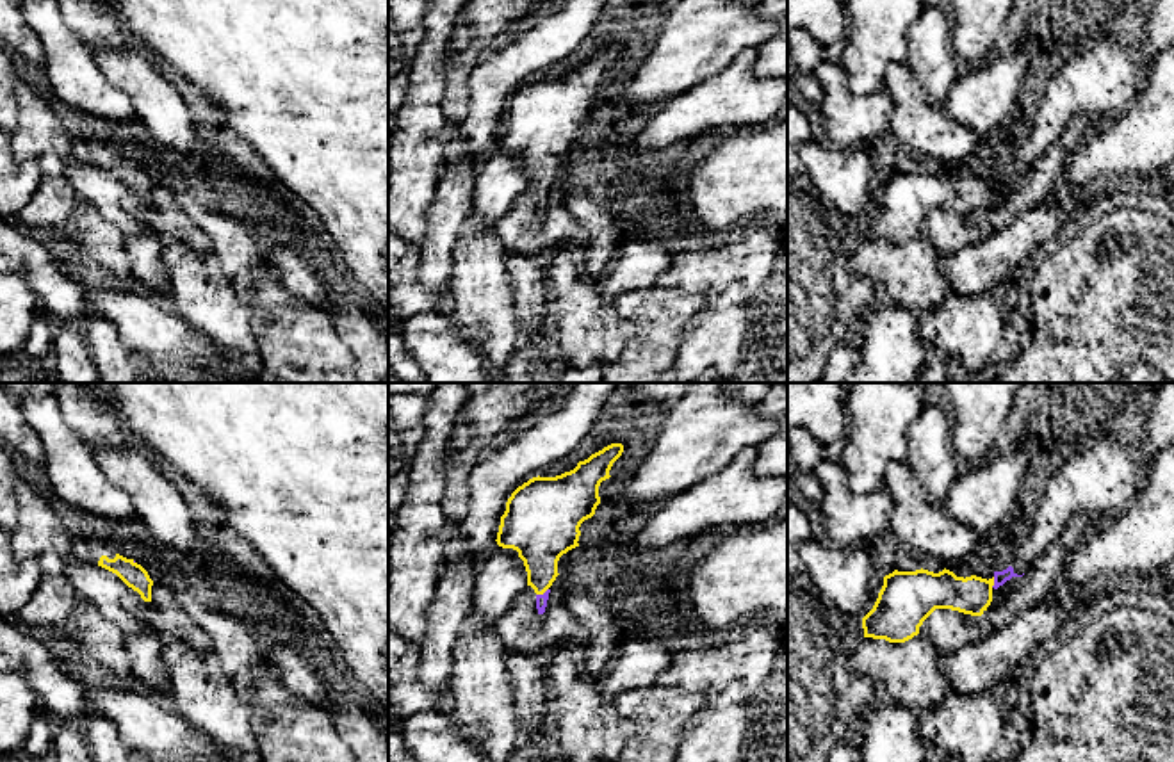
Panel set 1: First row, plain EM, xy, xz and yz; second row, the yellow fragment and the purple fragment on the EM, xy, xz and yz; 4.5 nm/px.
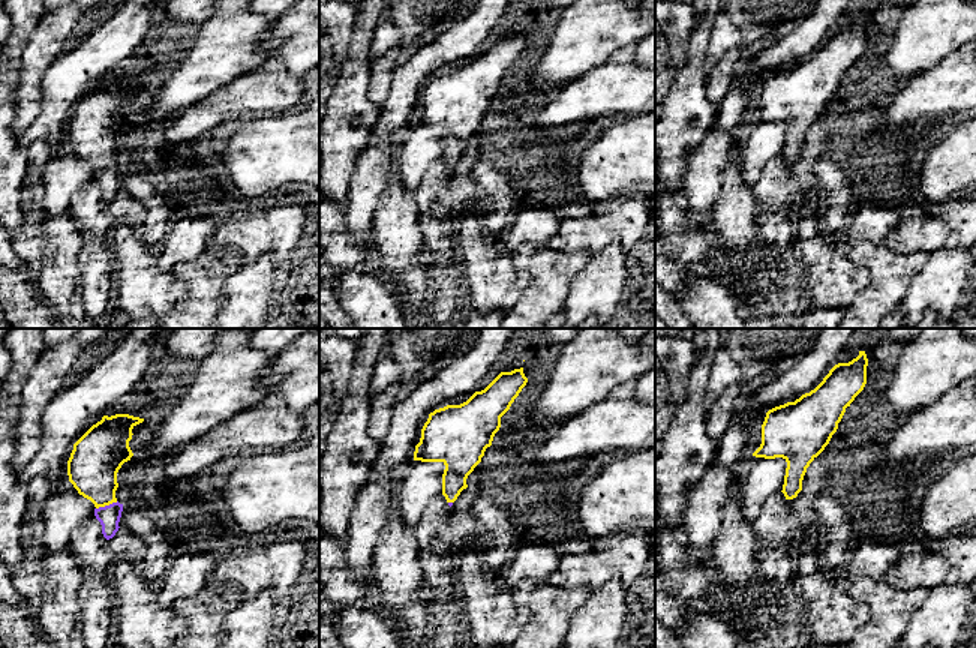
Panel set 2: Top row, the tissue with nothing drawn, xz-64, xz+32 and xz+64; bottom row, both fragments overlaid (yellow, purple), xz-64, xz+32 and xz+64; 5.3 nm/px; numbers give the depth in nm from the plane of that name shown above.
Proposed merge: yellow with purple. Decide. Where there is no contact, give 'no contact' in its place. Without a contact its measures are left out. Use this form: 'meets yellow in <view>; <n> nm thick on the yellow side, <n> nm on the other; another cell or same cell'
meets yellow in xz; 240 nm thick on the yellow side, 50 nm on the other; same cell

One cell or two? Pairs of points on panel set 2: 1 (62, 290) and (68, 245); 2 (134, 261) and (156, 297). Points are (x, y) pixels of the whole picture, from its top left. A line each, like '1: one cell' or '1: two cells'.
1: one cell
2: one cell

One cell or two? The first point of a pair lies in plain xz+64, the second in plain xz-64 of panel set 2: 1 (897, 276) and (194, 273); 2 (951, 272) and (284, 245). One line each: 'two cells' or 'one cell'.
1: one cell
2: two cells

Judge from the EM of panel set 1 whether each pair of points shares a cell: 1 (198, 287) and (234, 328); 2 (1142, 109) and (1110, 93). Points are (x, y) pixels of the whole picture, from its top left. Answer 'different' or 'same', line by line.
1: same
2: different

